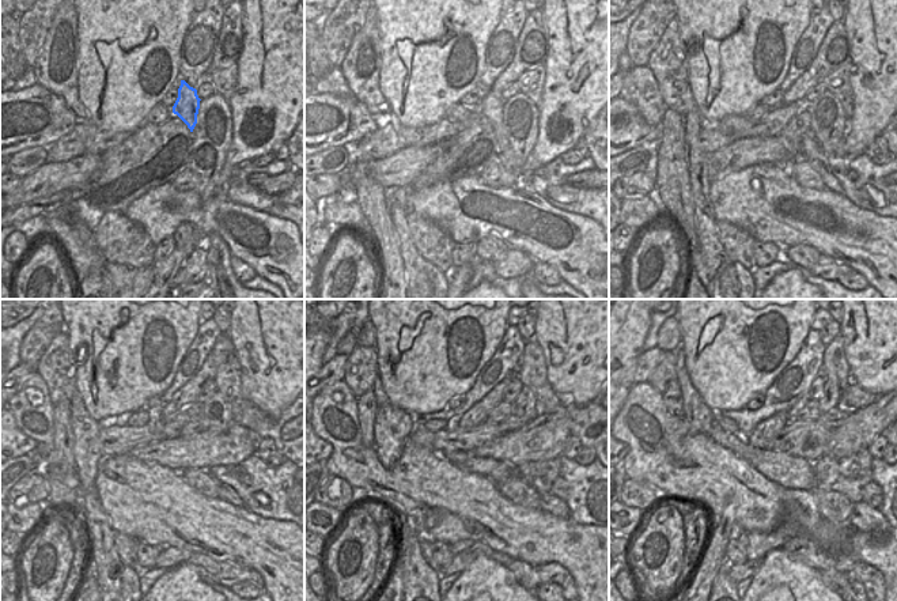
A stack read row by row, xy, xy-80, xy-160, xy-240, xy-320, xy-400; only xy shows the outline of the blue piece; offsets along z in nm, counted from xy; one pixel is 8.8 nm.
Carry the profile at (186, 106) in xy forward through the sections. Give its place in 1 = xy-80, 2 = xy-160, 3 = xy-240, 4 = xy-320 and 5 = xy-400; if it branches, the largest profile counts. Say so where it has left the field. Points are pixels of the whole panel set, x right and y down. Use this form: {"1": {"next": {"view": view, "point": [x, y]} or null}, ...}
{"1": {"next": {"view": "xy-80", "point": [489, 106]}}, "2": {"next": {"view": "xy-160", "point": [821, 165]}}, "3": {"next": {"view": "xy-240", "point": [226, 492]}}, "4": {"next": {"view": "xy-320", "point": [549, 503]}}, "5": {"next": {"view": "xy-400", "point": [865, 518]}}}

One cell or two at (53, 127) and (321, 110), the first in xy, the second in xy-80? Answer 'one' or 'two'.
one

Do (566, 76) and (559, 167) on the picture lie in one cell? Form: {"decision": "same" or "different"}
{"decision": "different"}

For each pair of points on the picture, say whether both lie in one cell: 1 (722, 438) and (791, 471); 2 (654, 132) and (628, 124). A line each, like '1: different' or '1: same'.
1: same
2: same

